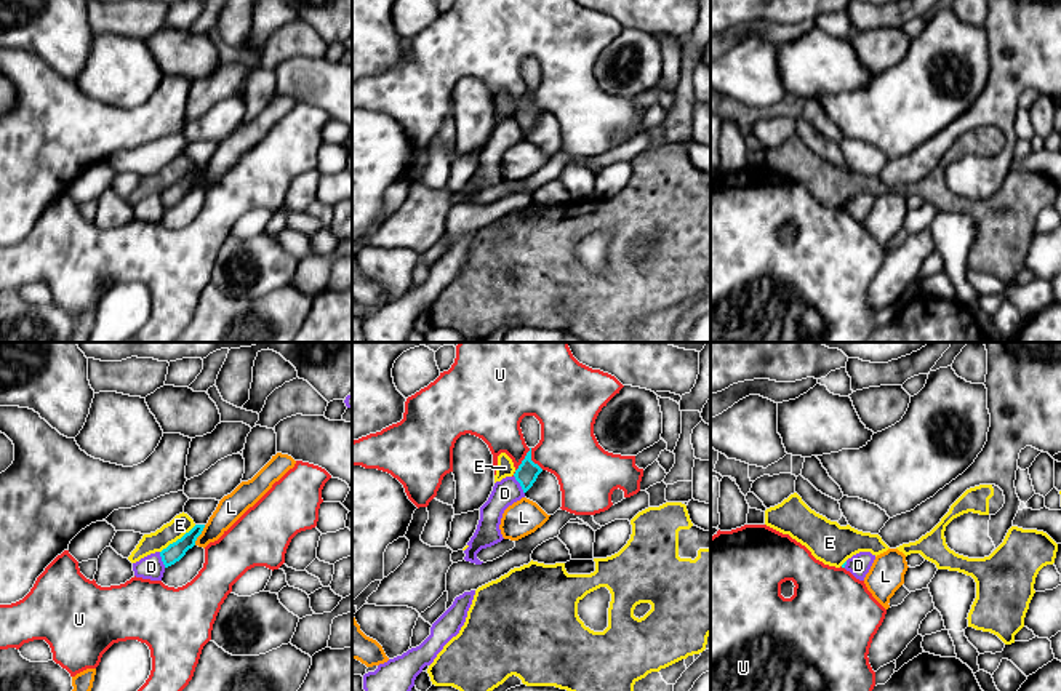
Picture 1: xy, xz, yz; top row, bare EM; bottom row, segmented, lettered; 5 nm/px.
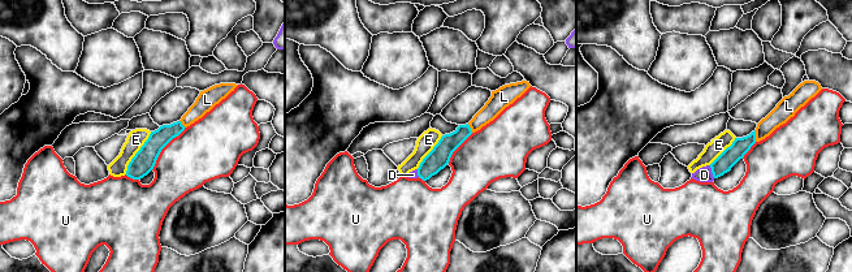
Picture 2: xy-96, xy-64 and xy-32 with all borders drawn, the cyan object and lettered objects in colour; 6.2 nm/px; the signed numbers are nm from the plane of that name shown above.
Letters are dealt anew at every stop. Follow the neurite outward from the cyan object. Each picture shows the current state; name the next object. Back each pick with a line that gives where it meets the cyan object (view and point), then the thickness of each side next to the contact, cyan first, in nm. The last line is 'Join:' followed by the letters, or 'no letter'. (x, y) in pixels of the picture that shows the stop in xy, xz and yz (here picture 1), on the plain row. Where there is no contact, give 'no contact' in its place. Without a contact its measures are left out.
Join: no letter

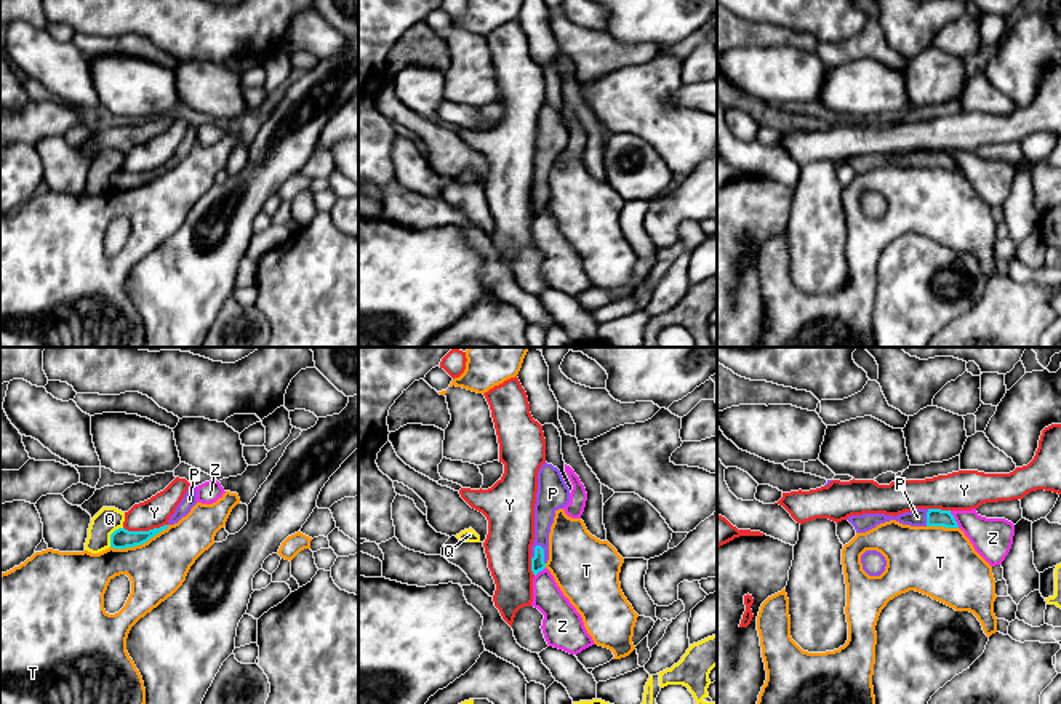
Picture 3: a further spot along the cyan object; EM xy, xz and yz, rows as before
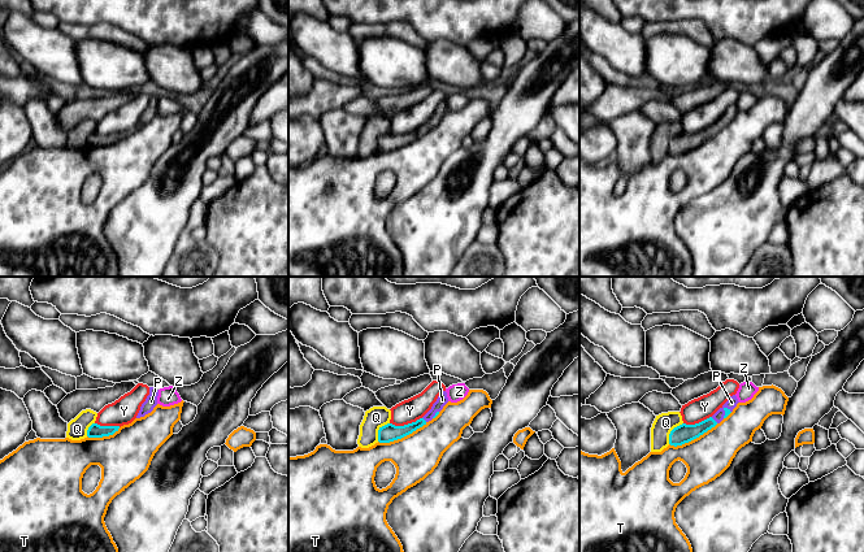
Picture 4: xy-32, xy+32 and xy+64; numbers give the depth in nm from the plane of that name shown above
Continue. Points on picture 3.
P: contact xz (543, 196); calibres 70 and 110 nm
Join: P

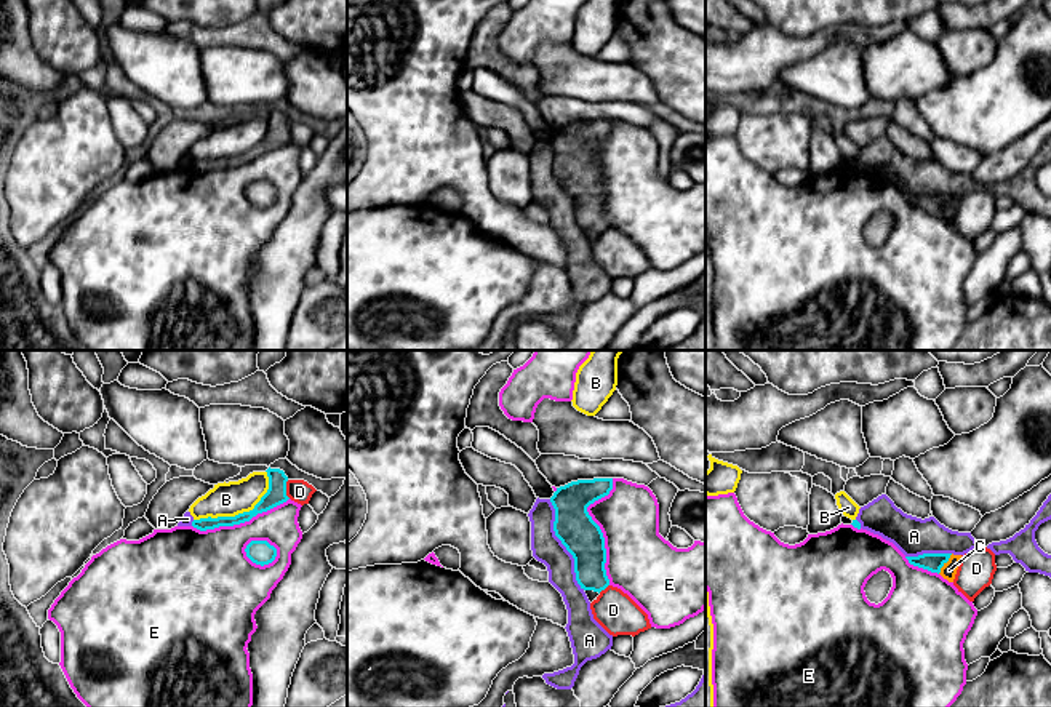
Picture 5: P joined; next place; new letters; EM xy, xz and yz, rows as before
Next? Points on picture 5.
Join: no letter

